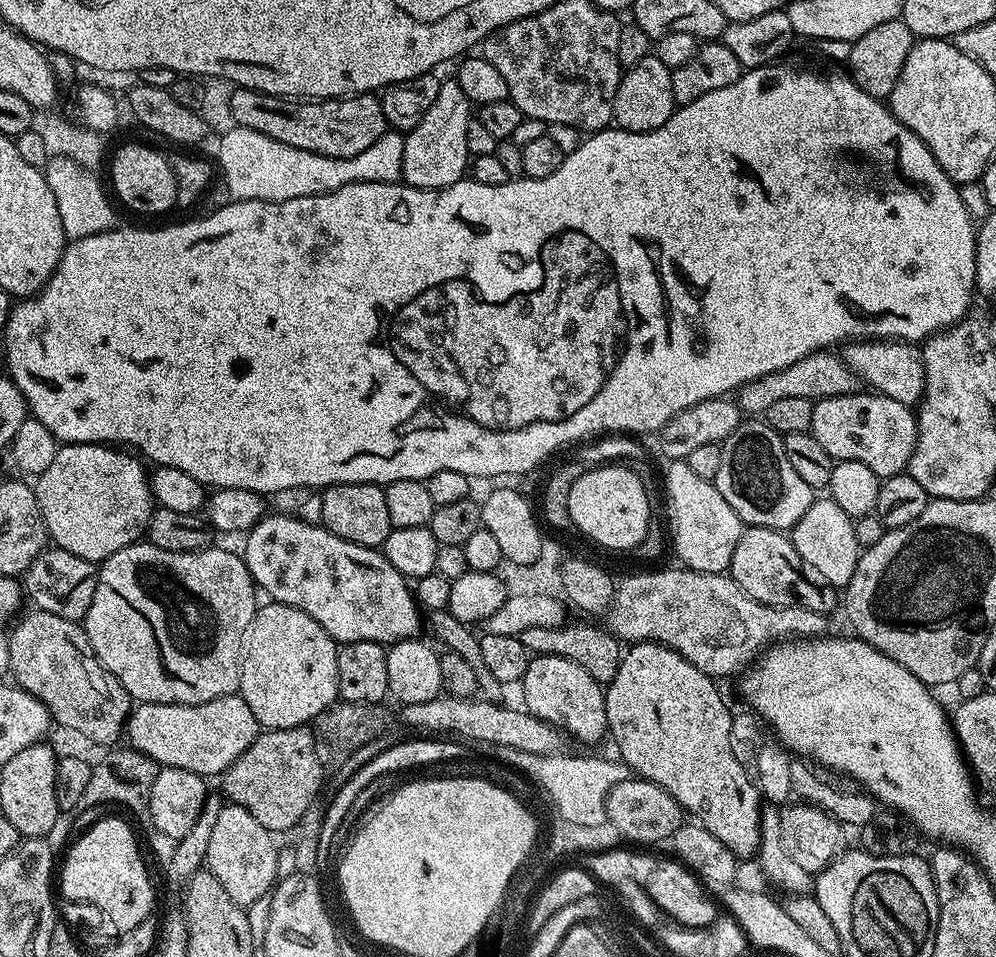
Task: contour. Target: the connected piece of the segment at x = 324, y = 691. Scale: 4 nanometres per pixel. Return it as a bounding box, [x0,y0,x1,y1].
[240,602,338,729]

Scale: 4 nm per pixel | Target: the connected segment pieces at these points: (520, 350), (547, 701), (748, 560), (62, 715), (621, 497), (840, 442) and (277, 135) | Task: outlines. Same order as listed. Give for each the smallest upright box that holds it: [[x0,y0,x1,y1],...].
[[2,62,978,494],[523,656,608,744],[730,527,838,614],[7,607,134,745],[570,463,653,552],[810,390,916,478],[228,87,386,158]]

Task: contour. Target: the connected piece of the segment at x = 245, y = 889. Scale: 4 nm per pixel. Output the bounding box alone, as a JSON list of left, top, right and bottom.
[206,802,278,910]

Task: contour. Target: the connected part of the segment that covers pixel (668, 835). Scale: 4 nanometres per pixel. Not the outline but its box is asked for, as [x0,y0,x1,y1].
[605,778,686,846]

